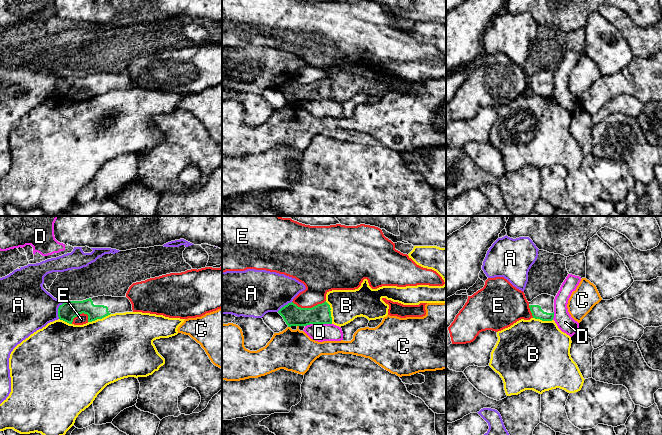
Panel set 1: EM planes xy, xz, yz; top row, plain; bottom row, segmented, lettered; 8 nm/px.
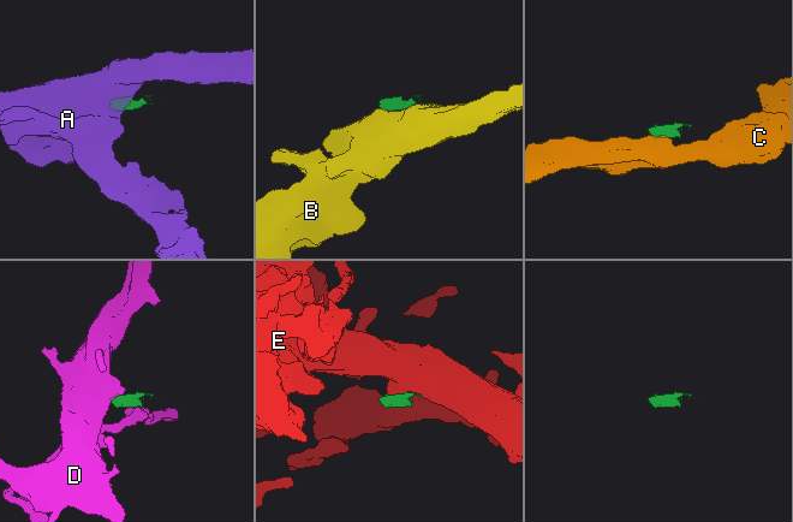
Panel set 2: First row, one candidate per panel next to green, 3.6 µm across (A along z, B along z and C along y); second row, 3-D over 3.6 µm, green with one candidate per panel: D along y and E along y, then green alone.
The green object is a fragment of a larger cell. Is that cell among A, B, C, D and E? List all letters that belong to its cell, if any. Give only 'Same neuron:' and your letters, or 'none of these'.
Same neuron: none of these

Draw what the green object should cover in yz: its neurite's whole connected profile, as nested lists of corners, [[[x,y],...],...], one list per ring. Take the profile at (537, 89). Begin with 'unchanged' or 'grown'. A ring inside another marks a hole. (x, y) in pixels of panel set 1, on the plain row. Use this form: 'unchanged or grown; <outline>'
grown; [[[541,70],[529,78],[533,94],[552,97],[554,94],[554,72]]]

